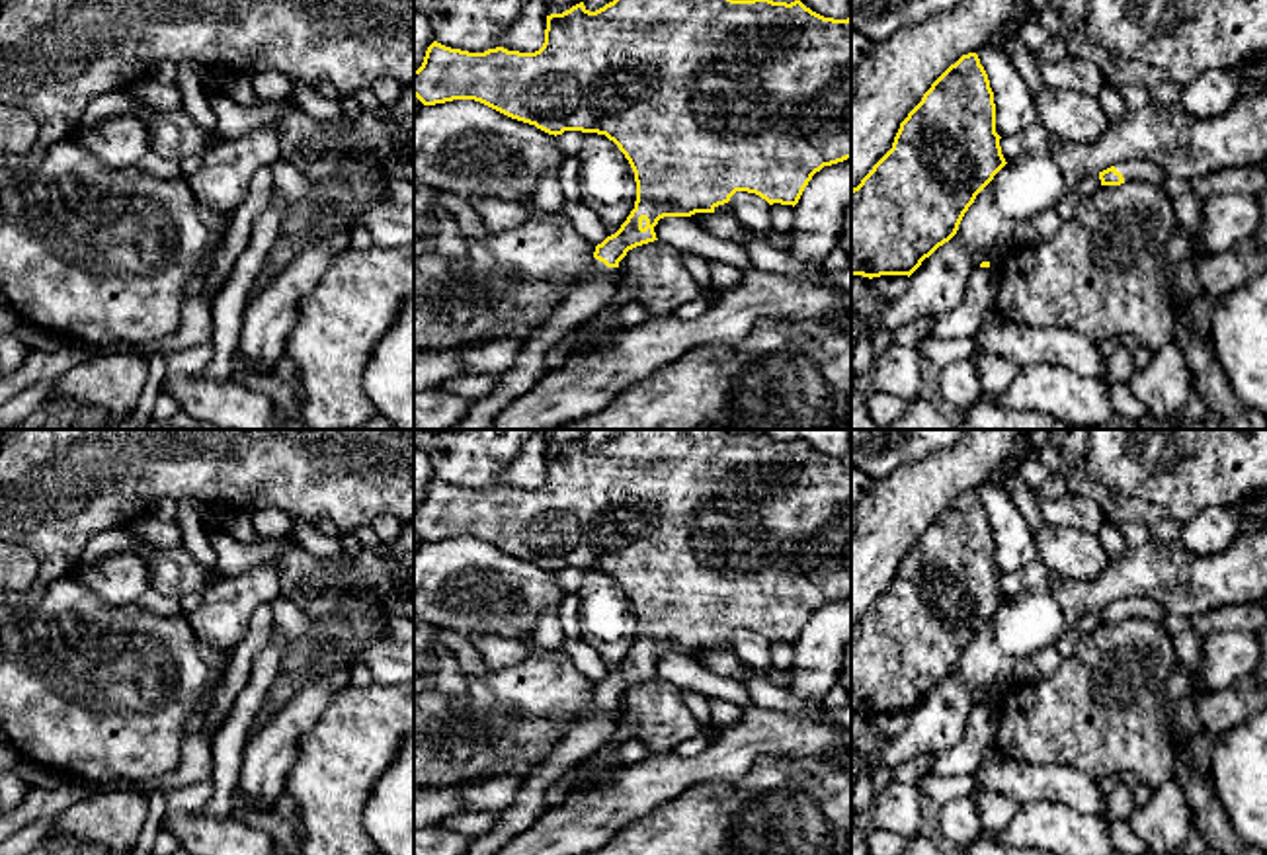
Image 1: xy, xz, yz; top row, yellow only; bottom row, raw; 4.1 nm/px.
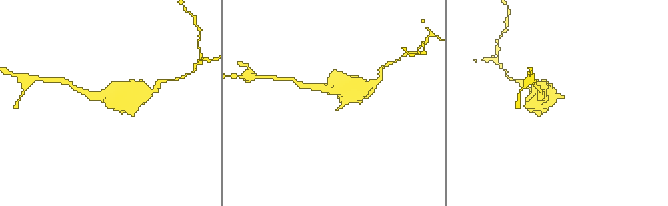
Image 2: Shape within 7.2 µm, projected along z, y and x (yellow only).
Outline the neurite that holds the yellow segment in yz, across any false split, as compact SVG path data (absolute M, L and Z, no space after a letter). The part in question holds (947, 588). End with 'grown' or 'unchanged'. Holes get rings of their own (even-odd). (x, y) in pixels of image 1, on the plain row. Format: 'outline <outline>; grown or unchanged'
outline M976 490L962 492L923 531L900 560L892 586L851 627L851 712L912 712L925 695L949 679L976 632L1007 601L996 570L996 541Z; unchanged

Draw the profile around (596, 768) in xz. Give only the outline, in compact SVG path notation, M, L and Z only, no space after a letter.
M607 744L597 753L584 759L584 773L572 781L570 794L580 789L607 781L609 773L623 765L619 750L621 744Z

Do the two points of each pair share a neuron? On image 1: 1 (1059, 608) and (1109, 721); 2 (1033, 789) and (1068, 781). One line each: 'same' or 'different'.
1: different
2: same

